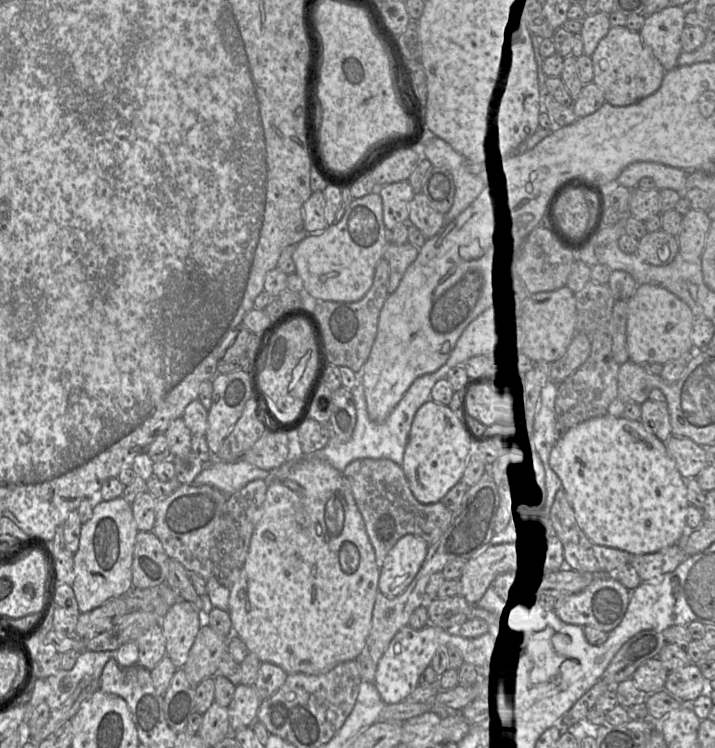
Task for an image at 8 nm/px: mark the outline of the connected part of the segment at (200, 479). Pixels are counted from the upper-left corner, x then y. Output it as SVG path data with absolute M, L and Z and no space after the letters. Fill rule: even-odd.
M217 459L208 464L193 482L196 486L215 487L228 497L257 479L270 481L270 471L260 469L248 462L238 460L227 463Z

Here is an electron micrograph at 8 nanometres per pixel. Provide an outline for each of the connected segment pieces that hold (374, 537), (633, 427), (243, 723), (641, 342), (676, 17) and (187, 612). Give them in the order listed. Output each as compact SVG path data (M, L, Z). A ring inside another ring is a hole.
M357 459L351 462L342 473L363 516L379 568L383 566L389 551L403 536L407 534L417 535L423 538L429 545L432 545L441 538L451 523L453 513L442 502L423 504L415 498L409 487L403 468L392 460Z
M605 415L579 423L561 434L549 454L548 465L561 480L565 497L573 508L579 527L588 539L596 545L620 549L631 555L647 554L676 544L687 530L686 516L690 503L687 498L685 478L680 474L674 460L667 453L664 443L647 431L639 421Z
M239 684L230 705L227 707L231 720L231 730L251 727L257 720L262 699L253 686Z
M639 284L627 300L629 360L636 364L688 360L695 351L690 338L694 319L691 308L668 289L656 284Z
M668 6L647 16L639 34L666 71L678 65L682 51L681 34L686 27L681 6Z
M178 601L160 621L166 640L166 655L177 669L184 667L197 633L204 624L203 610L193 603Z

